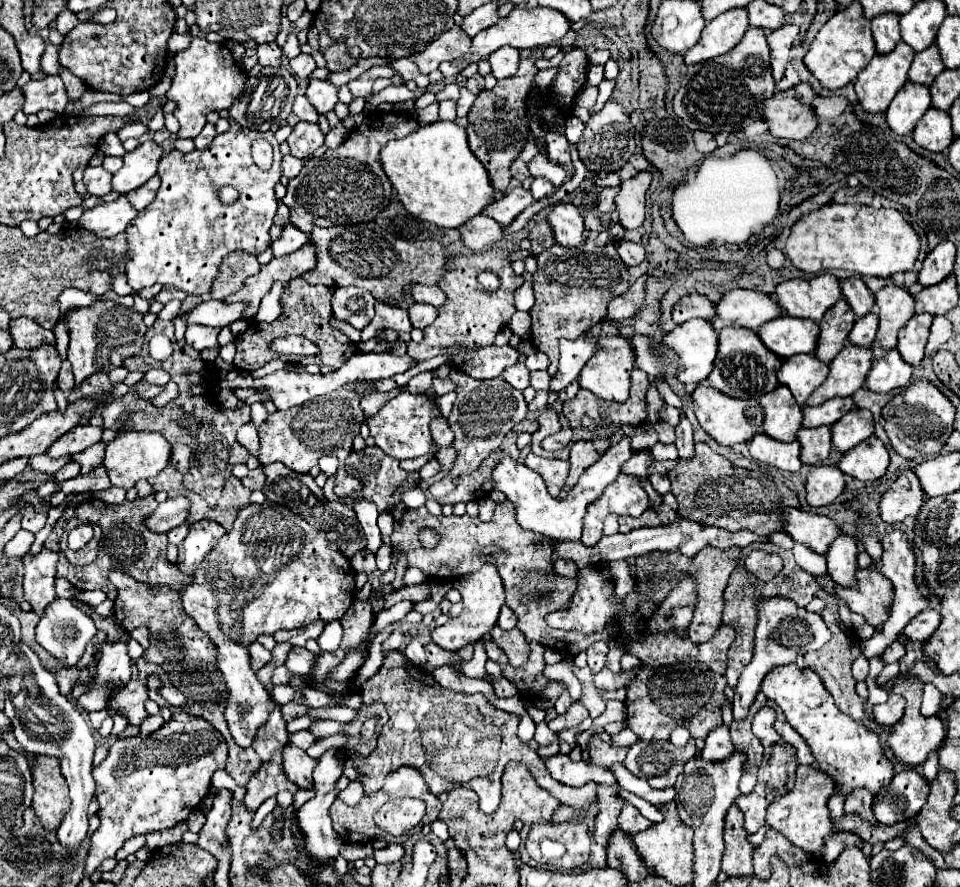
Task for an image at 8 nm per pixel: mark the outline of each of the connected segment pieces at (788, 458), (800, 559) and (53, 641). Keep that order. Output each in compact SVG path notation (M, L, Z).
M766 433L754 435L754 439L750 441L750 455L756 461L774 465L774 467L790 471L790 473L798 473L802 467L800 443L798 441L782 443L782 441L770 439Z
M796 543L794 549L792 549L792 553L794 553L796 563L798 563L804 571L812 573L814 577L818 577L818 575L828 575L828 571L826 571L826 557L824 557L824 555L818 555L818 553L810 551L810 547L802 547L802 543Z
M54 599L54 603L50 603L50 607L46 607L46 611L42 613L42 619L36 627L36 641L48 651L52 653L58 661L62 661L64 665L74 665L82 653L84 653L84 647L86 643L96 635L96 625L94 621L84 613L80 611L74 601L70 599Z

